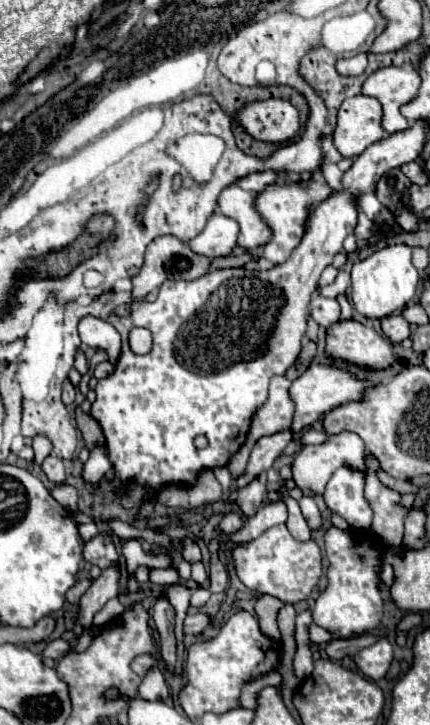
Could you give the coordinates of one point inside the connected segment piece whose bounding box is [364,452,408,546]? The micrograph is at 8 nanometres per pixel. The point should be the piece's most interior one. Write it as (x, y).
(388, 525)

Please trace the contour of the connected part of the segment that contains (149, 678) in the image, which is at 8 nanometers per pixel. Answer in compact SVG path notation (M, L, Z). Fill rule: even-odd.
M152 666L146 672L146 676L142 678L142 684L138 688L138 694L144 700L164 700L164 698L168 698L168 686L166 686L166 680L164 680L158 666Z

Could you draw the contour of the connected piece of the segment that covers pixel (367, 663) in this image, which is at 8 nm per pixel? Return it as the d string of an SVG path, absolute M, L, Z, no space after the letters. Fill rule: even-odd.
M382 638L380 642L362 648L360 652L354 654L354 662L360 668L360 672L372 680L384 678L393 659L392 645L388 638Z

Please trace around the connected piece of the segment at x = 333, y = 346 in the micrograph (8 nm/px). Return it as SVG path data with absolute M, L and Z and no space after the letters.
M356 320L336 322L328 328L324 354L368 370L384 370L396 362L392 342Z

